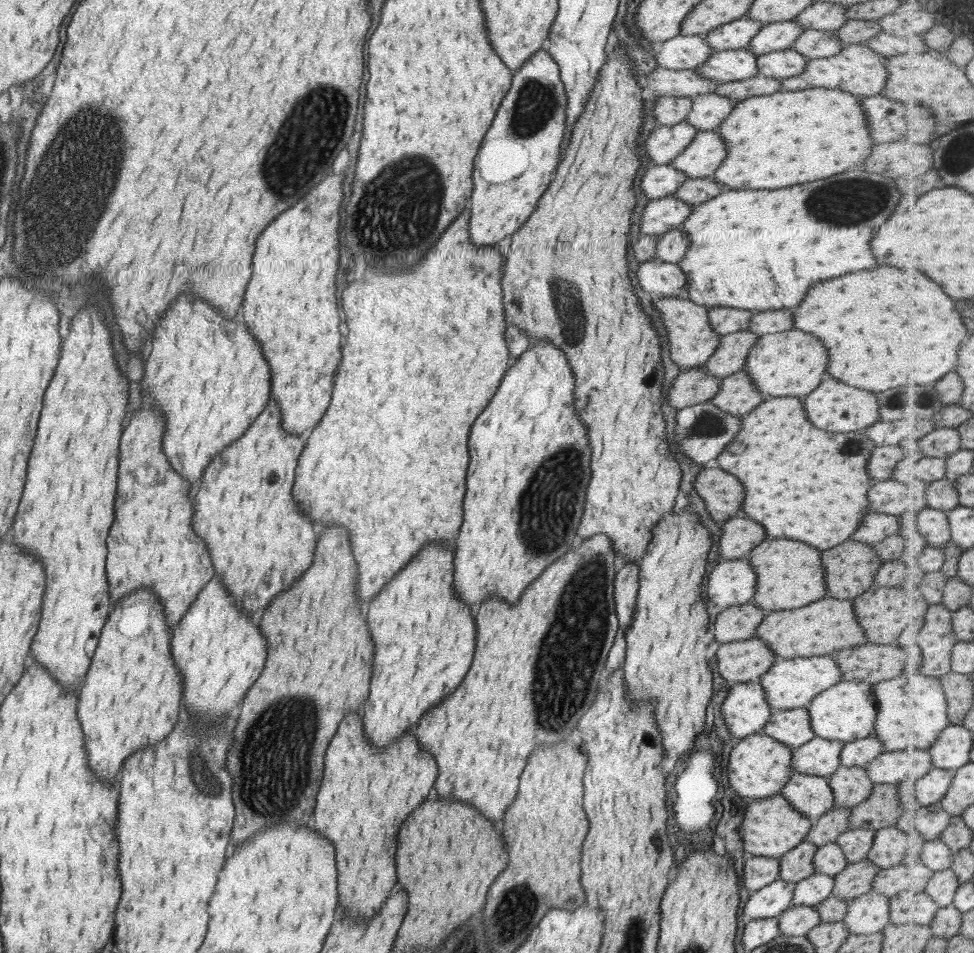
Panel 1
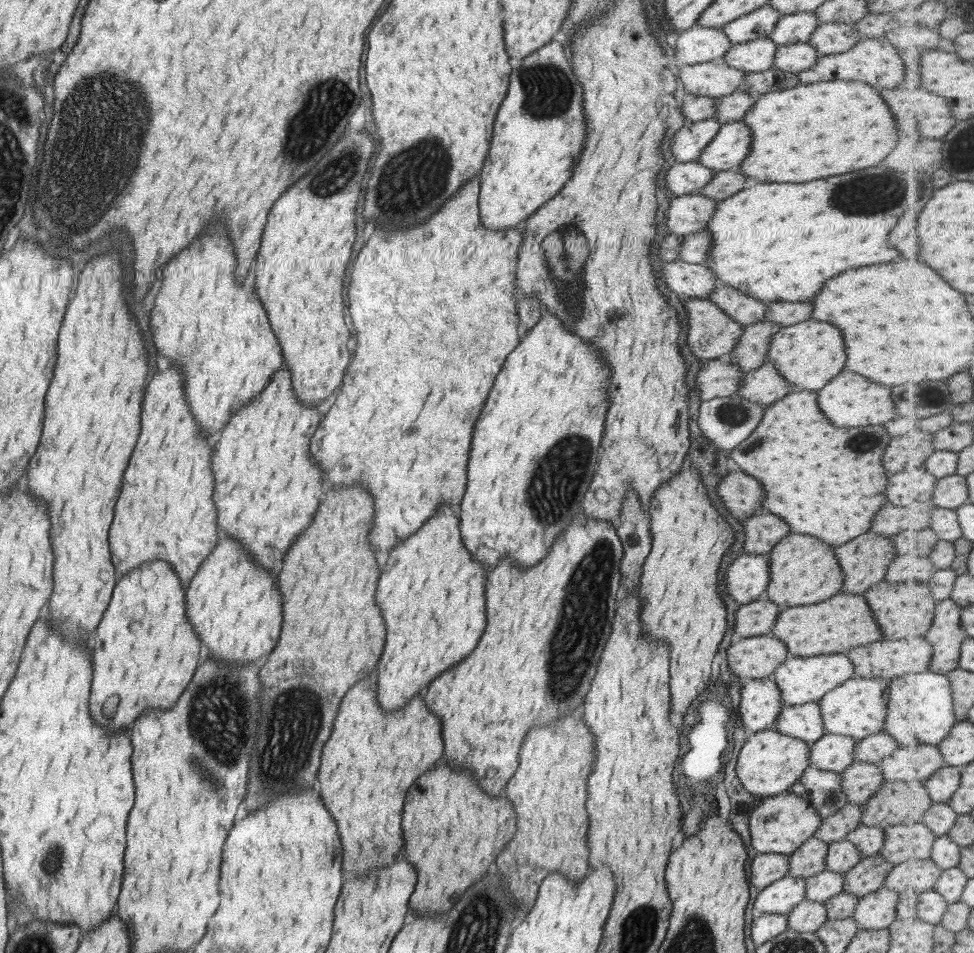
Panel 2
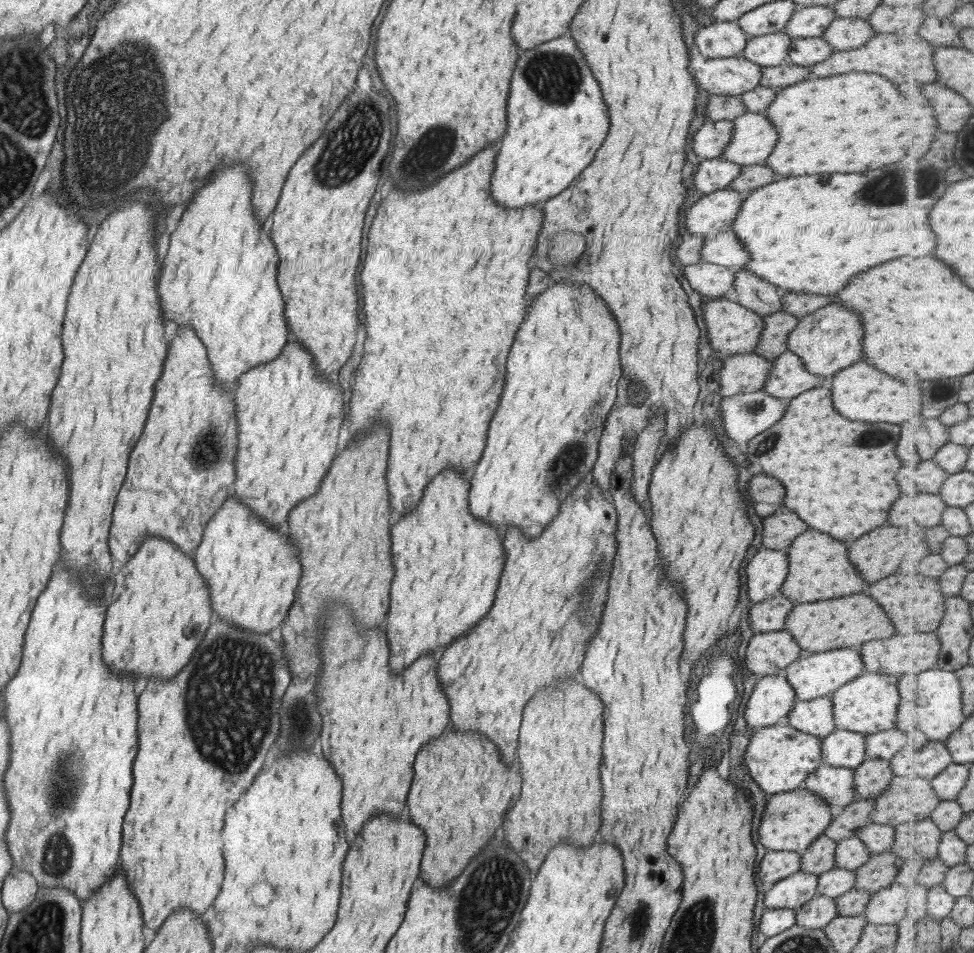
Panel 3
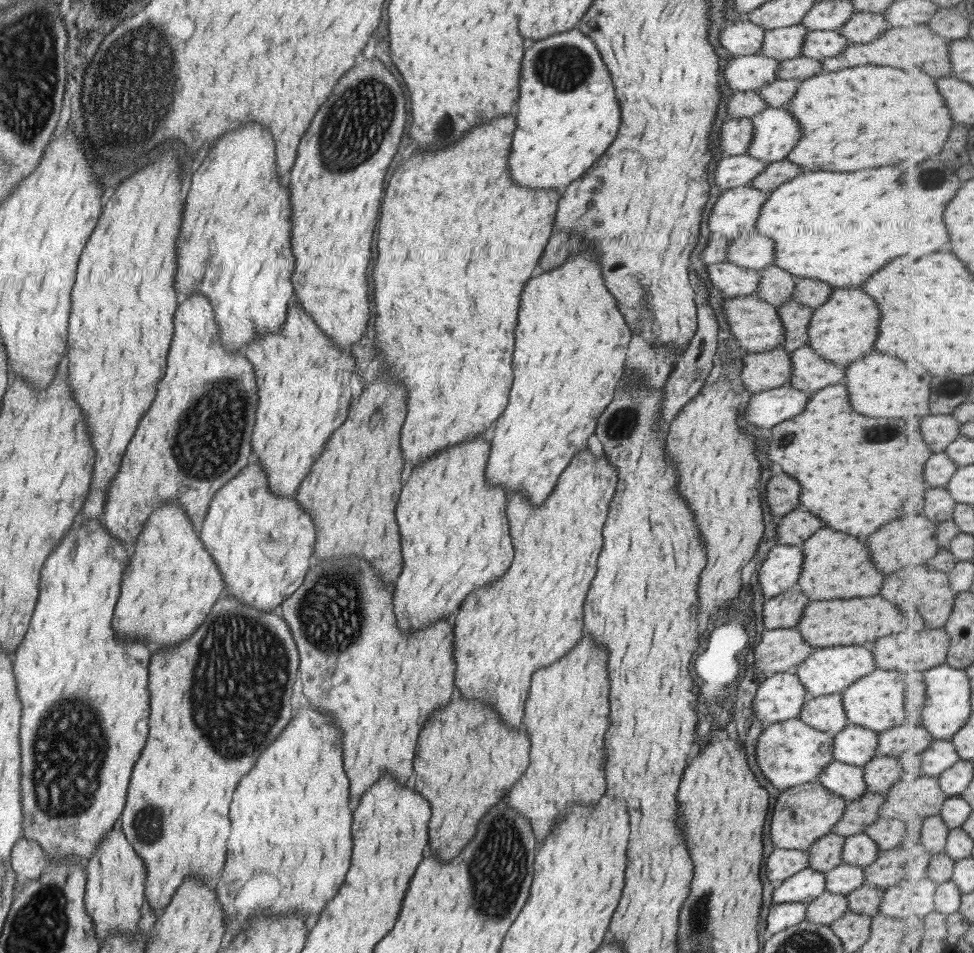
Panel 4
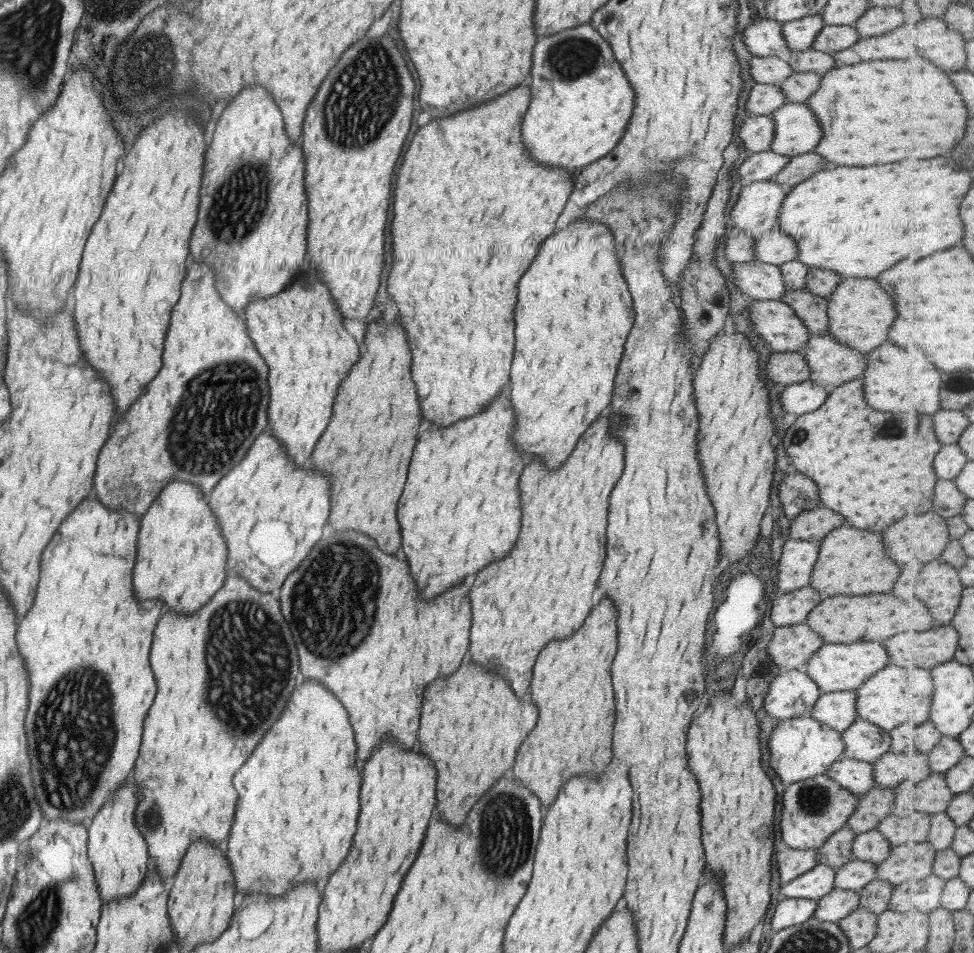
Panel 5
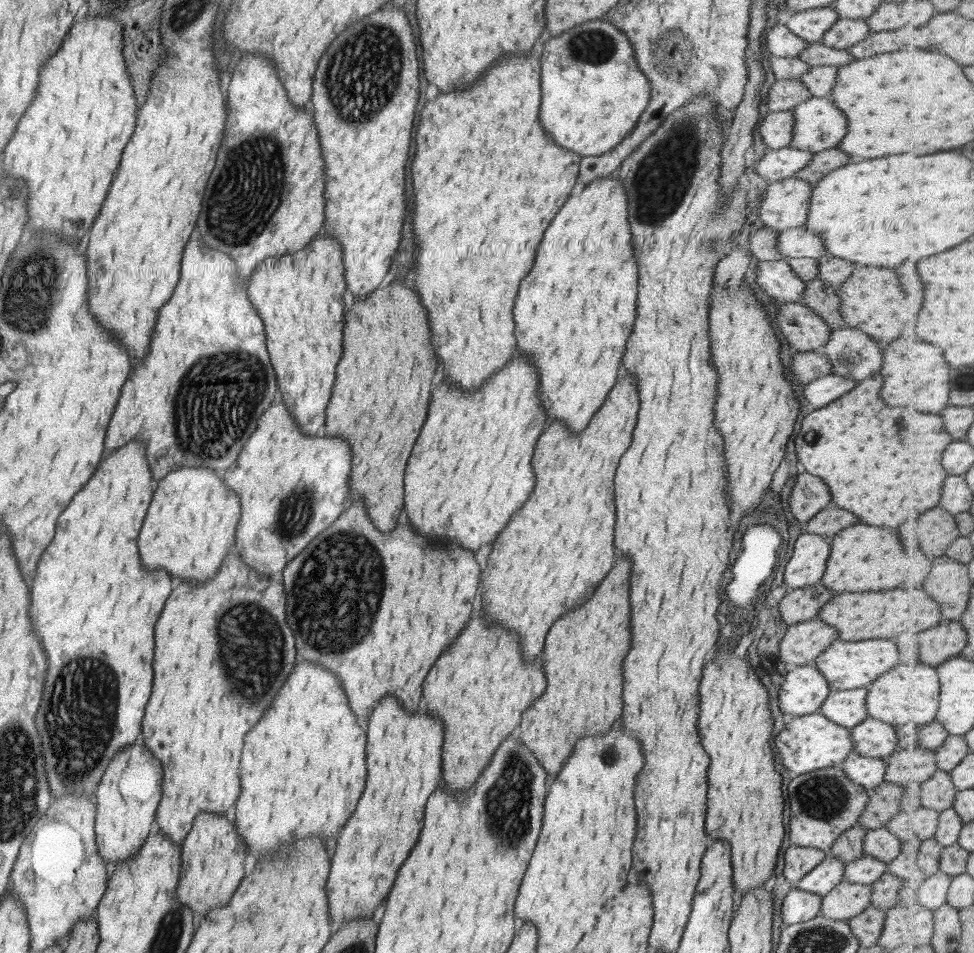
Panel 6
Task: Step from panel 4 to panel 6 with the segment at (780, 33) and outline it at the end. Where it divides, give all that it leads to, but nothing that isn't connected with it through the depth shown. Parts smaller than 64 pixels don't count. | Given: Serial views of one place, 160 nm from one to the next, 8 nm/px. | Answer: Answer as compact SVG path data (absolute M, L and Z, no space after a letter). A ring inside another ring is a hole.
M830 6L811 8L796 12L787 20L785 26L805 42L820 42L823 33L831 28L838 19L837 13Z

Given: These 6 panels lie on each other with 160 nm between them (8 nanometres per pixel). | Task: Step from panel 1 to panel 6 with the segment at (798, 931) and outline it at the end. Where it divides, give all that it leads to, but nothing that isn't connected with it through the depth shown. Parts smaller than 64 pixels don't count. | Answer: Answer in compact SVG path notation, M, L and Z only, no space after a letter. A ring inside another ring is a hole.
M842 881L820 900L819 916L836 921L846 921L857 916L870 905L869 885L850 884Z

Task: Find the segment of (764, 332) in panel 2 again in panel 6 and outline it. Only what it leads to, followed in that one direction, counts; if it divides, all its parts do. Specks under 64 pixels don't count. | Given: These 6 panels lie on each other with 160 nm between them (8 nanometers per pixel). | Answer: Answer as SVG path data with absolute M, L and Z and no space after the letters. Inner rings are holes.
M817 276L805 283L801 303L816 312L817 316L823 318L832 331L845 327L843 319L838 313L837 288L825 284Z

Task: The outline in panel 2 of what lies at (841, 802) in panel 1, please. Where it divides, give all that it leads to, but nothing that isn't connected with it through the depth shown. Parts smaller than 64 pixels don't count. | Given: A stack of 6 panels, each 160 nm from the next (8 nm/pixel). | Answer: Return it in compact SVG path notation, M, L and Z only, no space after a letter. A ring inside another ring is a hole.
M853 761L840 772L840 785L848 802L863 804L882 784L877 764Z

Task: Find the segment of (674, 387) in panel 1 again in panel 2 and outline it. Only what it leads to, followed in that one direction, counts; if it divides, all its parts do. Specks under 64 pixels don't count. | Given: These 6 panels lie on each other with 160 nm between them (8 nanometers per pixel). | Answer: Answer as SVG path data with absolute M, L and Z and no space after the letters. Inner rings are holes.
M726 358L703 361L694 379L699 401L735 395L742 376L737 365Z

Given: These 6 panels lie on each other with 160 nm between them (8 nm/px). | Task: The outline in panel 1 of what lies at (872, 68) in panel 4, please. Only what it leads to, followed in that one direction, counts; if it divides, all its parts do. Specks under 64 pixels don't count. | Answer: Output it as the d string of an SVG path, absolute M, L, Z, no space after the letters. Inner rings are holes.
M835 88L779 90L773 94L746 98L734 104L715 131L725 141L726 153L711 177L726 190L773 190L823 180L857 166L871 148L860 98Z

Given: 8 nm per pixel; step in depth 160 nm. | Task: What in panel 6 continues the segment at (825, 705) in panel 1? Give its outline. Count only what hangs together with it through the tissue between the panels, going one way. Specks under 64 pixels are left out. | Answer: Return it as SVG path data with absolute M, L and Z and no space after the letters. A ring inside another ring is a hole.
M915 660L899 662L875 678L866 689L865 710L868 716L894 728L926 725L938 717L942 682L935 666Z

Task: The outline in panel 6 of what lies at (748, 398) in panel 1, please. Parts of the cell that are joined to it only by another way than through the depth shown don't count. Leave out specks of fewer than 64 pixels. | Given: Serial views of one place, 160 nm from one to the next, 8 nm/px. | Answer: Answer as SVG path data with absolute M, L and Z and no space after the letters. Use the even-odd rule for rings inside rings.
M849 327L831 331L827 344L820 351L829 360L832 374L858 382L880 370L881 346L869 338L871 336Z

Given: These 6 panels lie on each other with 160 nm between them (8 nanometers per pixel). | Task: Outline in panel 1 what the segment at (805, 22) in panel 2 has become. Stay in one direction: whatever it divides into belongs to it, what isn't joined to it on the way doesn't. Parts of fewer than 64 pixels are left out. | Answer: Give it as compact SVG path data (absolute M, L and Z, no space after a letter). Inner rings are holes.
M794 21L770 22L761 25L757 34L748 42L747 49L758 57L775 50L785 50L792 45L792 42L803 31Z

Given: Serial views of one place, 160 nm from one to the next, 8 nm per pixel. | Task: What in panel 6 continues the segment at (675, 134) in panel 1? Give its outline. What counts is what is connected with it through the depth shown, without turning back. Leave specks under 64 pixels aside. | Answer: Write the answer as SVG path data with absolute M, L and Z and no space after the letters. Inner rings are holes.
M790 110L767 113L758 122L759 136L767 150L777 150L788 146L792 139L792 114Z

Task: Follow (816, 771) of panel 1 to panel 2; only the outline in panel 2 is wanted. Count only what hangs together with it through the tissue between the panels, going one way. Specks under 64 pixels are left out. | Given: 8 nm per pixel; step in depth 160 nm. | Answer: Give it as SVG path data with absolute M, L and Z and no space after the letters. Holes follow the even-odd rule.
M825 732L814 743L807 744L808 766L817 770L840 773L849 766L855 740Z

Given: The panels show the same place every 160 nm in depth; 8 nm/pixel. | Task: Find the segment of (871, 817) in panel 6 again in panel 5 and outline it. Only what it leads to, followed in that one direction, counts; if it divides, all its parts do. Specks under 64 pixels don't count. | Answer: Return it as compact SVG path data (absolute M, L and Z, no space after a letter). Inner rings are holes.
M873 786L858 796L858 803L853 814L847 818L845 828L855 834L876 829L879 822L890 815L893 797L893 787Z

